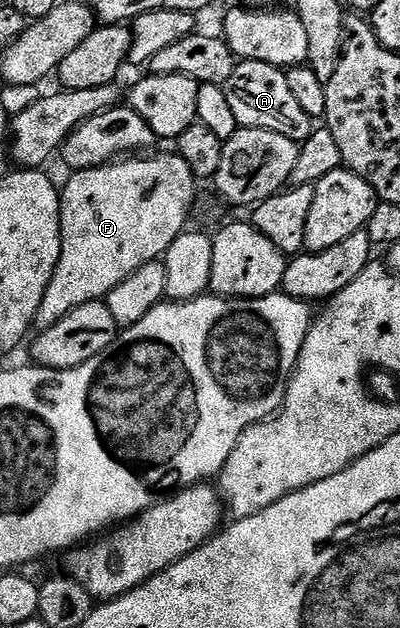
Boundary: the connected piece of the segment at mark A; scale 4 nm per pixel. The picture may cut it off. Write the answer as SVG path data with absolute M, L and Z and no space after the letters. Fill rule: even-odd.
M240 61L233 76L229 76L225 89L229 96L229 105L233 107L233 116L237 116L240 127L281 132L281 136L289 136L289 140L300 144L306 142L311 135L313 120L301 109L301 104L297 104L289 89L287 75L280 67Z

